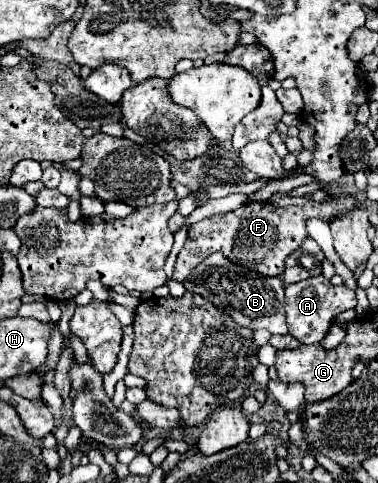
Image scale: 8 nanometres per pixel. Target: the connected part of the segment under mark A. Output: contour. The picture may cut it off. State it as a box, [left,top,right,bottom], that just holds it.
[285,274,357,344]

